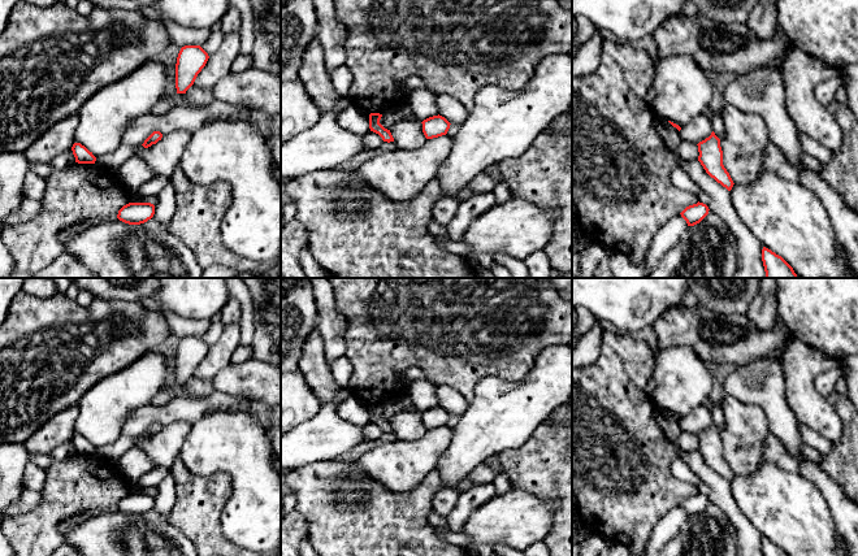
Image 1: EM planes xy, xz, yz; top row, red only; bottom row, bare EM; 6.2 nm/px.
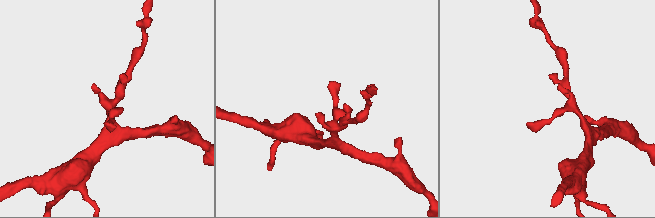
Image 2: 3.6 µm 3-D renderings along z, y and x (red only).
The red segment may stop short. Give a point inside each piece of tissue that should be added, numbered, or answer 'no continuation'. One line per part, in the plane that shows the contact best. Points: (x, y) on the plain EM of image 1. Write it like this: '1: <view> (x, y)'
no continuation

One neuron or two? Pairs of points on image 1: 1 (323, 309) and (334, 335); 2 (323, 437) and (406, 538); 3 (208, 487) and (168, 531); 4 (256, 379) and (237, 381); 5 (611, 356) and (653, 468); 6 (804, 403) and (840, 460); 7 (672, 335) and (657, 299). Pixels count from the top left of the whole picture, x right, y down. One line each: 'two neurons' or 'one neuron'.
1: one neuron
2: two neurons
3: two neurons
4: one neuron
5: one neuron
6: two neurons
7: two neurons

